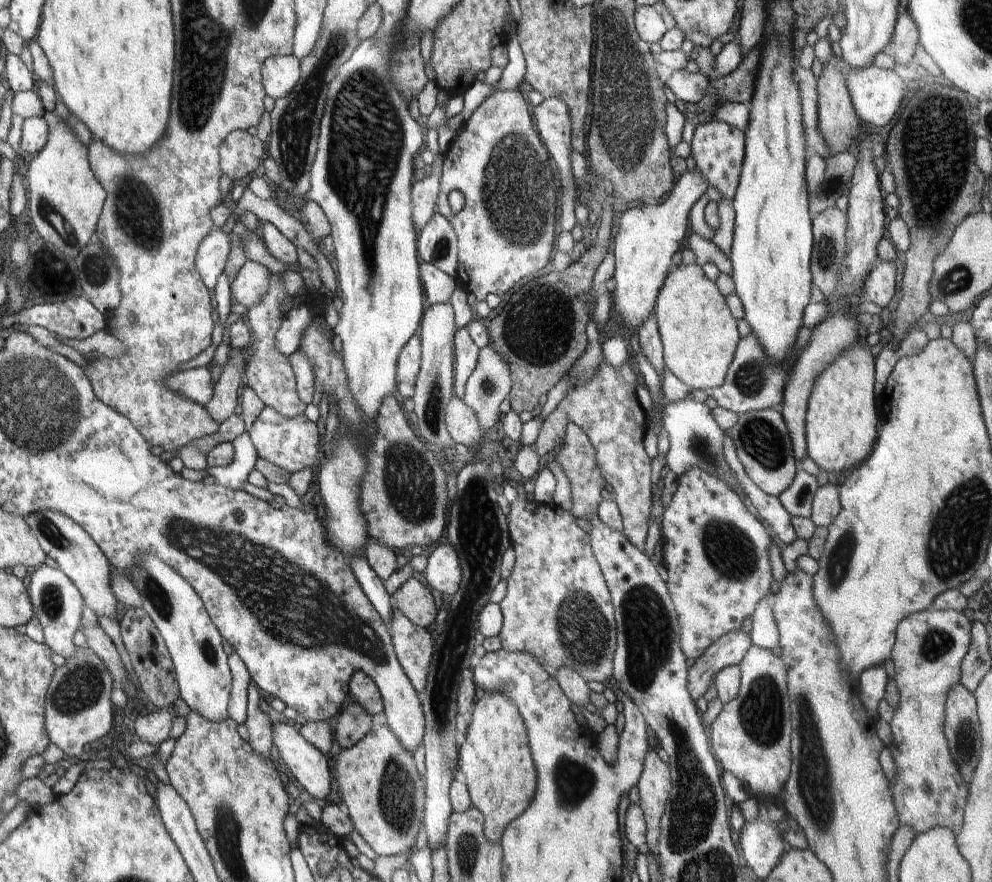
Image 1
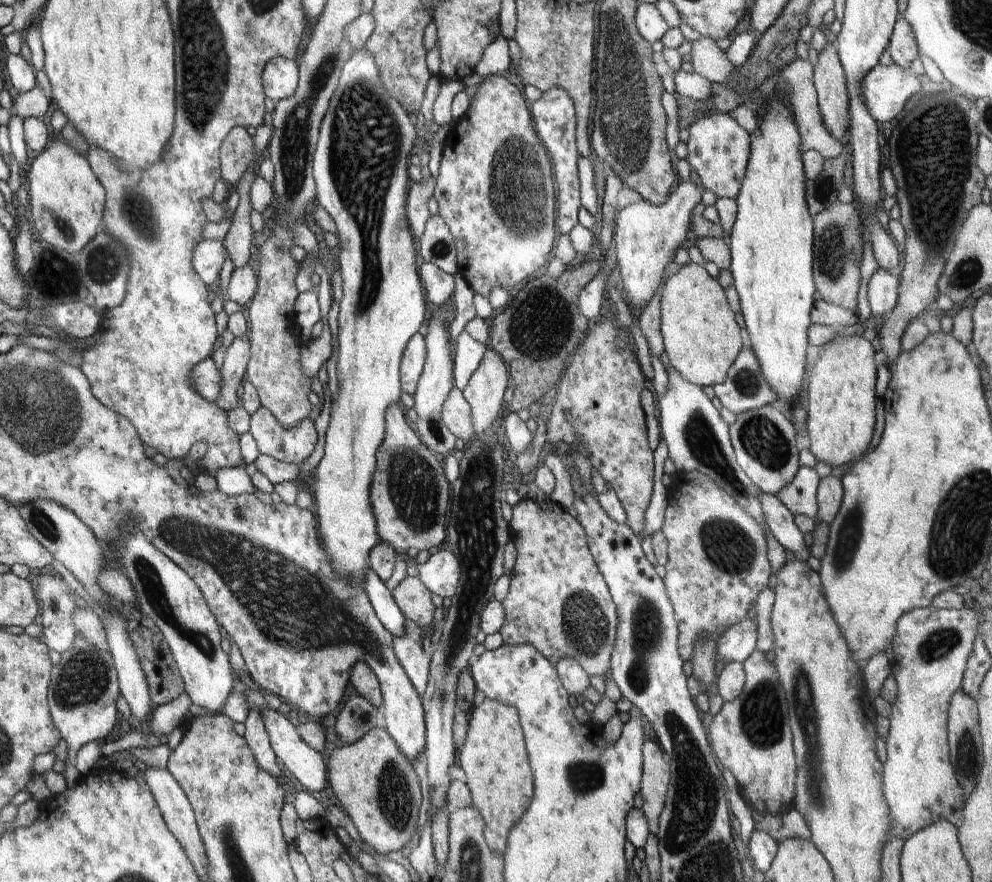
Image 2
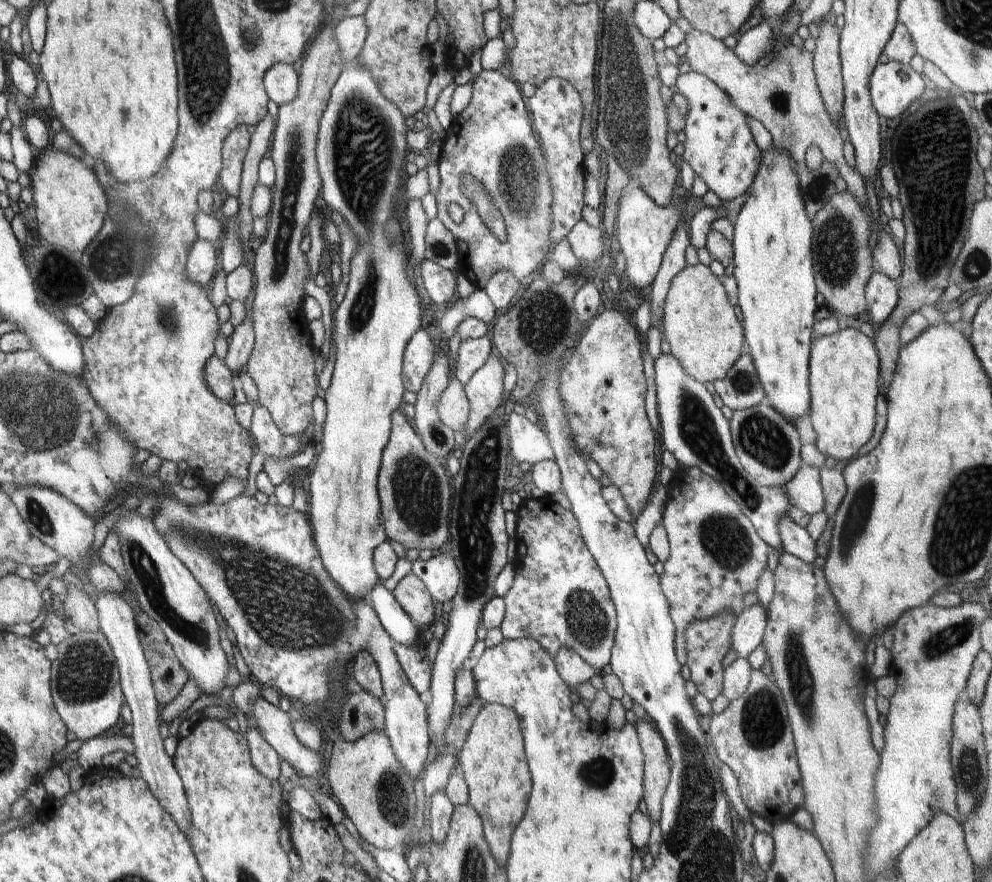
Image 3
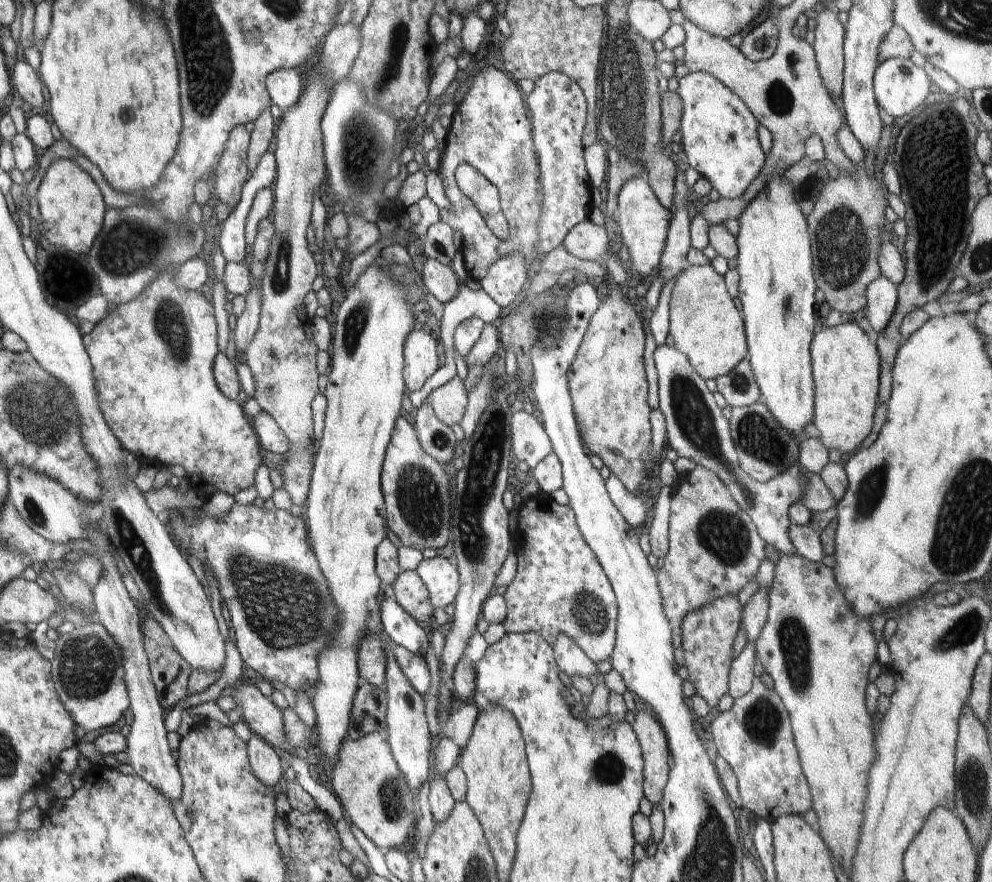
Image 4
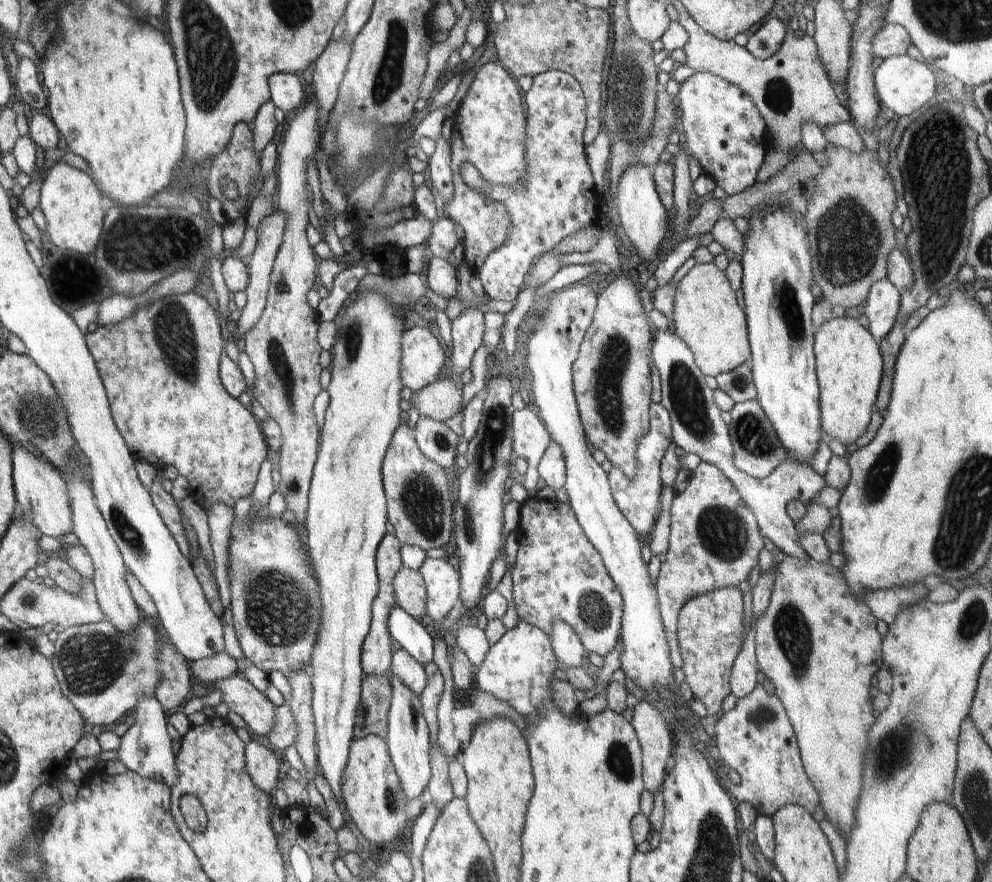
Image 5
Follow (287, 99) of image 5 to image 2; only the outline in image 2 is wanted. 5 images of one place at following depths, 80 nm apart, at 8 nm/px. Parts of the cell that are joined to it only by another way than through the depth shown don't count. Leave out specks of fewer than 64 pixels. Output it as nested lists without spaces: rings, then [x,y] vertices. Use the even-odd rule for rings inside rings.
[[[276,57],[269,60],[264,67],[262,84],[265,95],[274,102],[290,98],[299,83],[299,66],[297,60]]]

